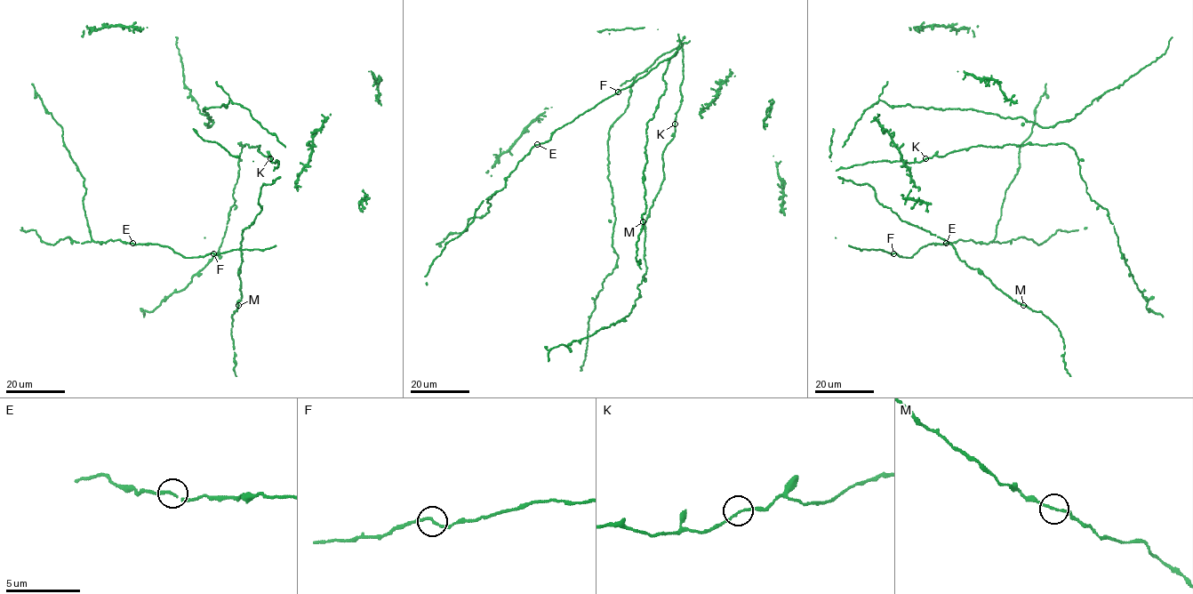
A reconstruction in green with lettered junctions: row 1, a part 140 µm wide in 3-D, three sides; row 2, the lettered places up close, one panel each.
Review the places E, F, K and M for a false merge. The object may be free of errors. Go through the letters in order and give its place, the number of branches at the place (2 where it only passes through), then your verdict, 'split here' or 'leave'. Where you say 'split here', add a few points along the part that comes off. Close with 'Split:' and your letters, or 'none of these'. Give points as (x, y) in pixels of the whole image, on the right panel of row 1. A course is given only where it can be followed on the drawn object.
E: (946, 243) | 2 | leave
F: (893, 253) | 2 | leave
K: (925, 158) | 2 | leave
M: (1023, 305) | 2 | leave
Split: none of these

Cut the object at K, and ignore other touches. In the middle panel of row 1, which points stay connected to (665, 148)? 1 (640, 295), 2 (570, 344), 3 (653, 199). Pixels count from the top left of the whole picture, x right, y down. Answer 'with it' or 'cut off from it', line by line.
1: with it
2: with it
3: with it

